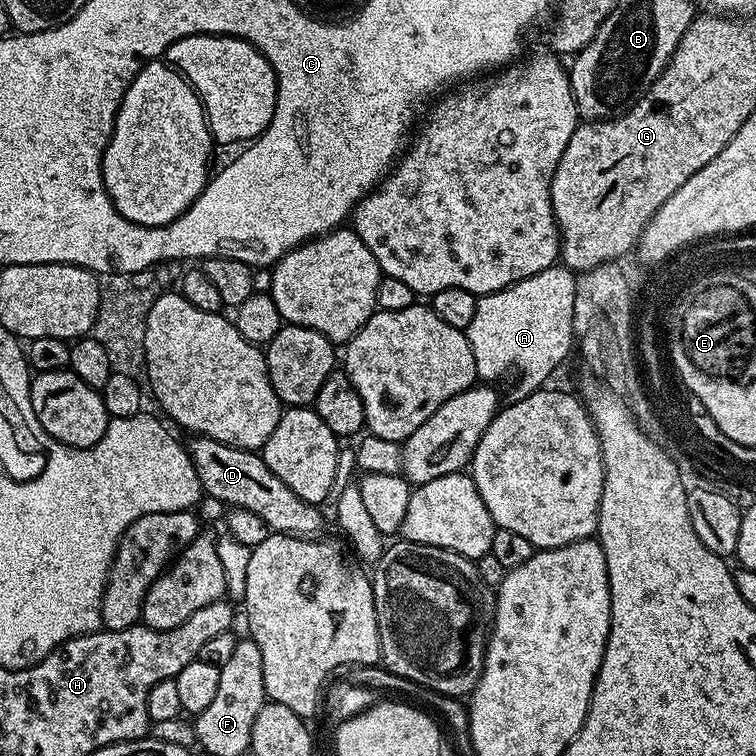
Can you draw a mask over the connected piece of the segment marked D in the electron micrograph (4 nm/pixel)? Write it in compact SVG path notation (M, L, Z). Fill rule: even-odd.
M213 436L191 437L186 447L188 457L198 470L200 487L205 497L213 496L216 500L225 500L233 509L252 511L260 516L271 528L272 532L283 532L289 536L315 537L324 528L324 516L317 505L306 502L266 466L263 455L259 451L246 448L235 448L229 444L218 442Z

